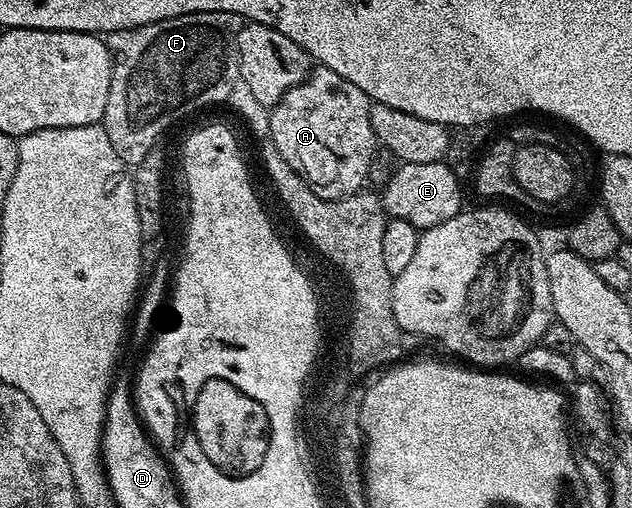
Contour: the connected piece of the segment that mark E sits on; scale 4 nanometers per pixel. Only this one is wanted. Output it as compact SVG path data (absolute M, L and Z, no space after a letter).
M401 163L389 182L380 192L381 205L386 216L403 221L411 221L419 229L434 227L451 217L461 214L461 183L450 164L440 163Z

